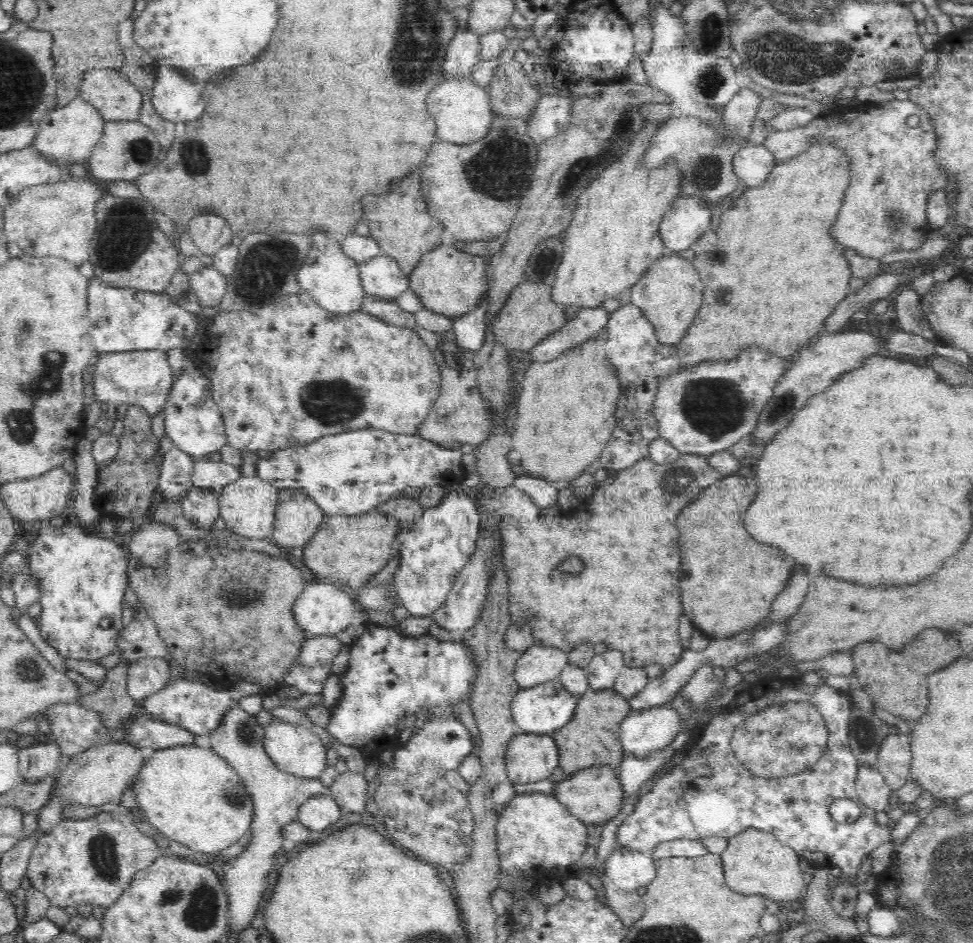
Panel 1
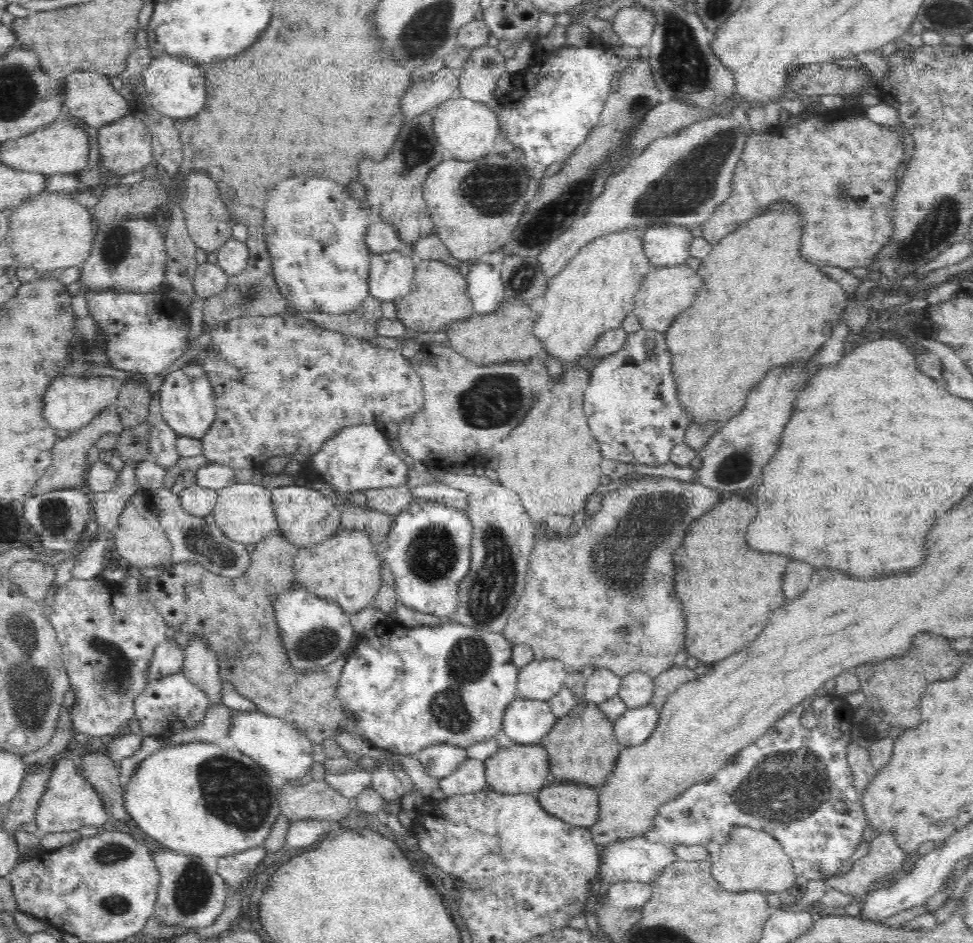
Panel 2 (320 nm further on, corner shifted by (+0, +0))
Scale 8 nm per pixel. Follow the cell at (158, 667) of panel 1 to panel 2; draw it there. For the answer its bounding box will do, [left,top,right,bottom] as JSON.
[149,639,183,681]

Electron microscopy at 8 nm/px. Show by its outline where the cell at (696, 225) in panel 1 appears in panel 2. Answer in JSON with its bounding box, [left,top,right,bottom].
[642,224,692,269]

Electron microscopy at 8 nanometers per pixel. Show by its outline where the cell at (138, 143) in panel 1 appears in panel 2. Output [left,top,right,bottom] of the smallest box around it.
[98,115,154,176]

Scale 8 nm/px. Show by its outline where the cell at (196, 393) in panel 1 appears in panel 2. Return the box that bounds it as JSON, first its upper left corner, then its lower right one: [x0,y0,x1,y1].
[159,364,217,439]

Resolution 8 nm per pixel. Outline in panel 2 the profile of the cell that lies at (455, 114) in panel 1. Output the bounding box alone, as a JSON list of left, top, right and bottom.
[431,97,500,162]

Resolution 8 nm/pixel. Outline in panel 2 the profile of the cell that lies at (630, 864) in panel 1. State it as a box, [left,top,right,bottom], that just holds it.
[607,882,652,909]

